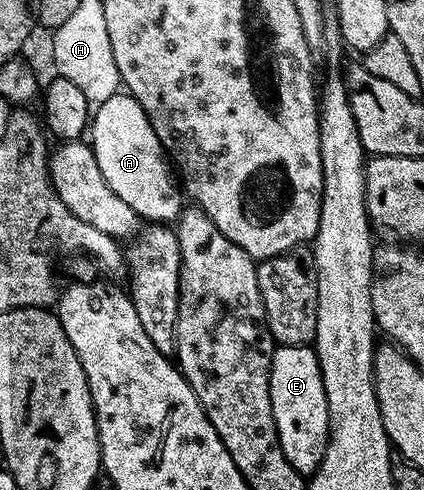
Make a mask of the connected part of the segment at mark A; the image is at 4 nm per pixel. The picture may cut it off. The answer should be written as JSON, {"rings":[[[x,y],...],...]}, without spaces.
{"rings":[[[118,92],[110,96],[105,104],[101,104],[89,122],[89,145],[97,156],[97,168],[101,168],[101,176],[105,176],[109,188],[113,188],[113,192],[117,192],[117,196],[121,196],[121,200],[125,200],[125,204],[129,204],[129,208],[133,208],[140,219],[151,224],[171,224],[178,219],[185,206],[184,195],[177,185],[167,151],[163,149],[157,132],[153,132],[149,116],[145,116],[141,104],[133,95]]]}

